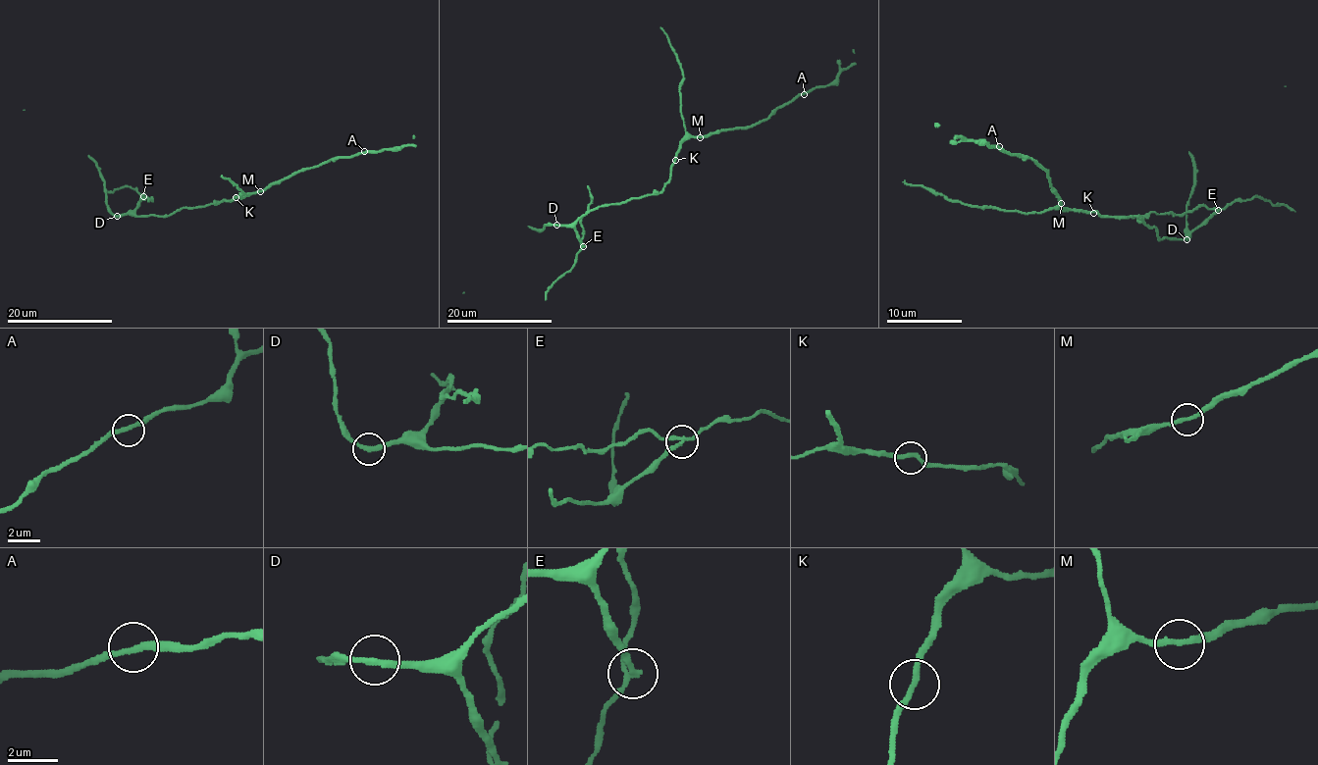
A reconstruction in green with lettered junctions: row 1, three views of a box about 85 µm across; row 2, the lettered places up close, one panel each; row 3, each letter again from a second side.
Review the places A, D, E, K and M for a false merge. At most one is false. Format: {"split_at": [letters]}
{"split_at": ["E"]}

